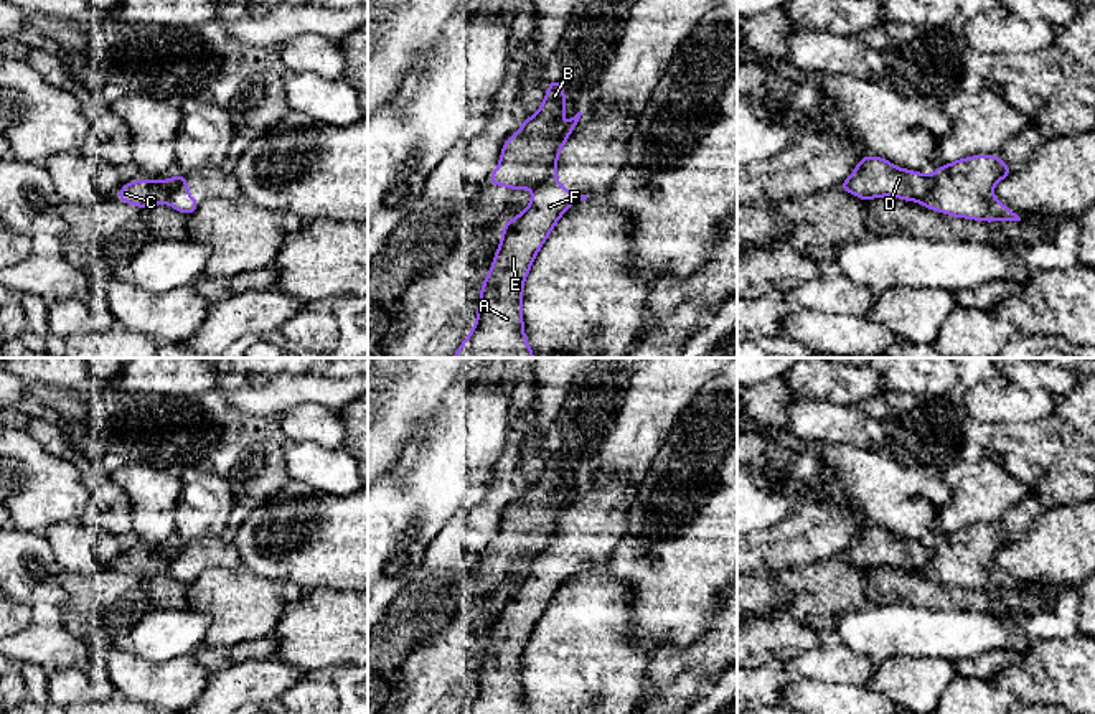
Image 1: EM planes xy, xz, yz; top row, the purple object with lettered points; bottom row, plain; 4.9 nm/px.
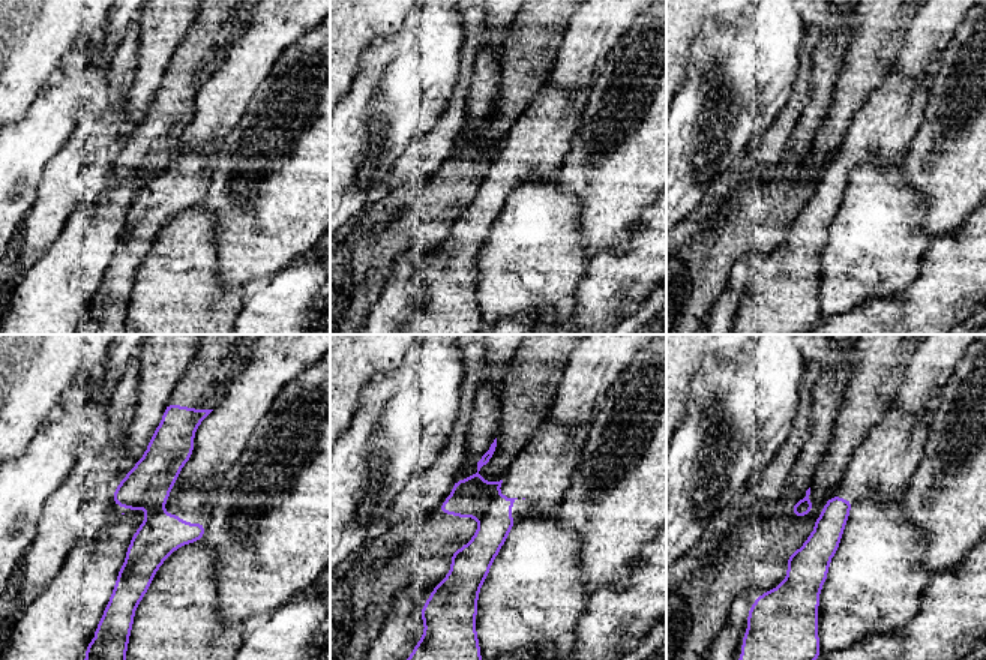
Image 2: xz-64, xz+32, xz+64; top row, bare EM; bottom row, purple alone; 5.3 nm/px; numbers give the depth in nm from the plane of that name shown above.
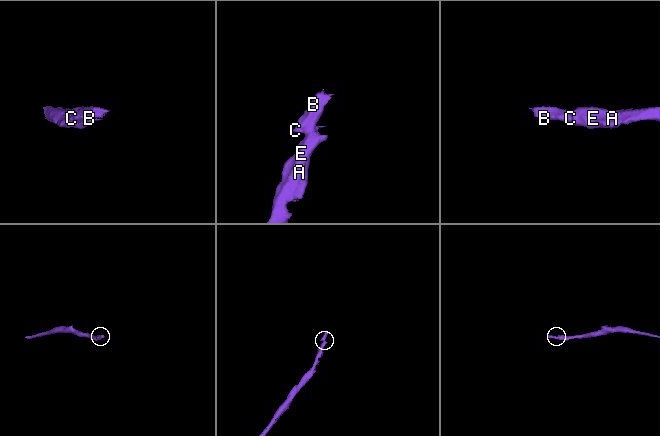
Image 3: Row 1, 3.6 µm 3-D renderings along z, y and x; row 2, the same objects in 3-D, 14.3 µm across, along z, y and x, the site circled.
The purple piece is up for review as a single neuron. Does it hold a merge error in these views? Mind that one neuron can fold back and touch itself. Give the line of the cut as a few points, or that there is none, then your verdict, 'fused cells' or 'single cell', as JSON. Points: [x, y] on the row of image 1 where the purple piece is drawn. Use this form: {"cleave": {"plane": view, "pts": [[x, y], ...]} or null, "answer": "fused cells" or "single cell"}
{"cleave": {"plane": "yz", "pts": [[930, 177], [930, 190], [919, 201]]}, "answer": "fused cells"}

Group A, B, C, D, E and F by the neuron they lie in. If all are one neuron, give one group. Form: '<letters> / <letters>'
A E F / B C D

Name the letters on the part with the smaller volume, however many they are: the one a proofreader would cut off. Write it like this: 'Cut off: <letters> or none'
Cut off: B, C, D

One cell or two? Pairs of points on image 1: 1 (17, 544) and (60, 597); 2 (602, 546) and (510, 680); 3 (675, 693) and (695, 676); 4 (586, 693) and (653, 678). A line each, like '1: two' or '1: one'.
1: one
2: one
3: one
4: two

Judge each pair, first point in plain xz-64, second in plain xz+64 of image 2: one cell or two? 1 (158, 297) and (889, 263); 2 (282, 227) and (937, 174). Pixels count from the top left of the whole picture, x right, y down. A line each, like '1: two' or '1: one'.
1: one
2: one

